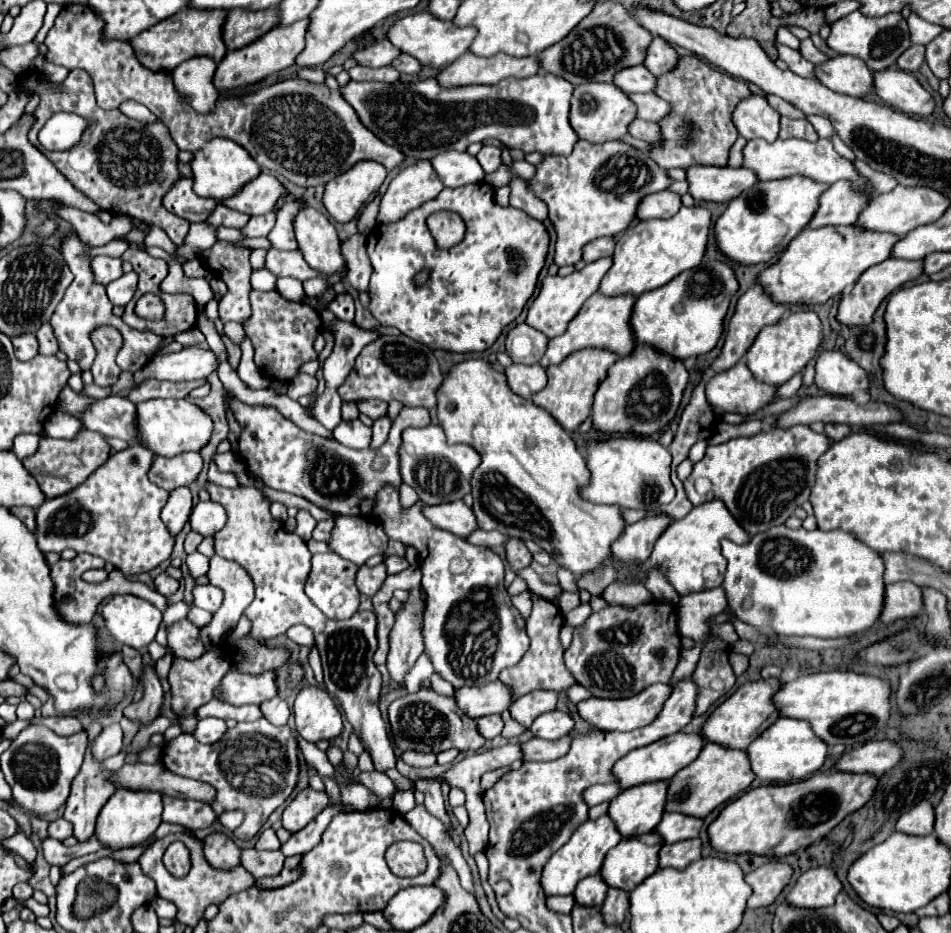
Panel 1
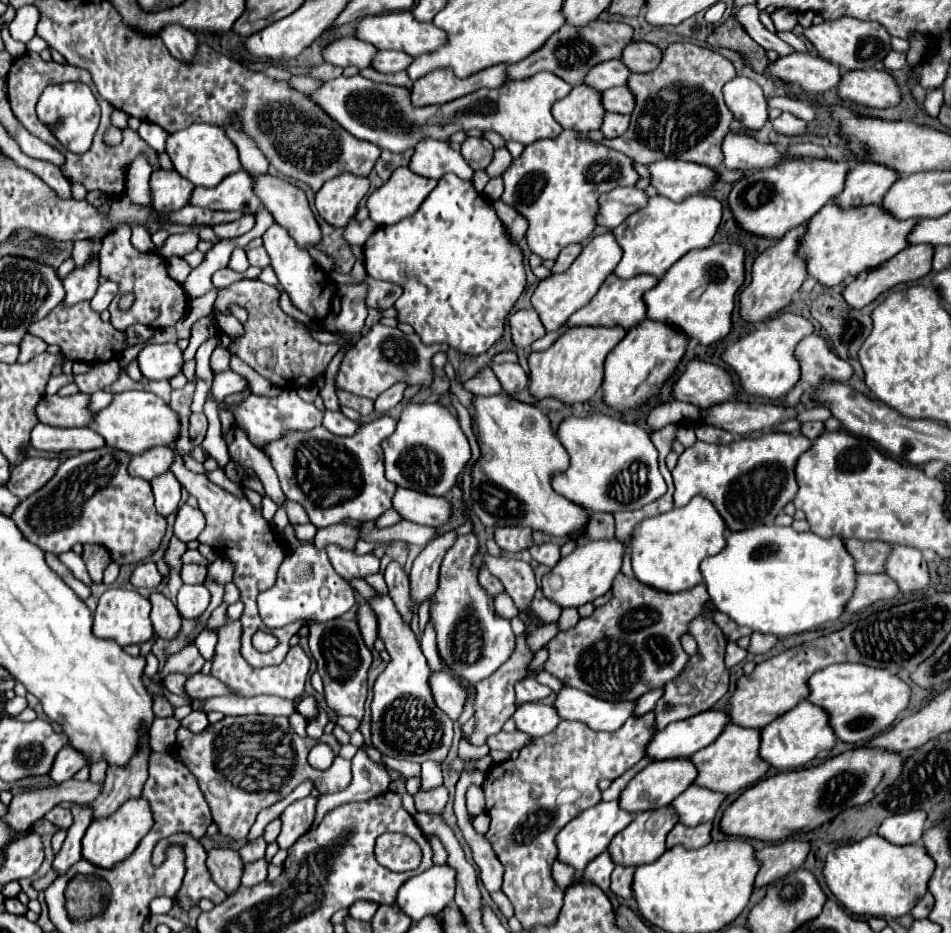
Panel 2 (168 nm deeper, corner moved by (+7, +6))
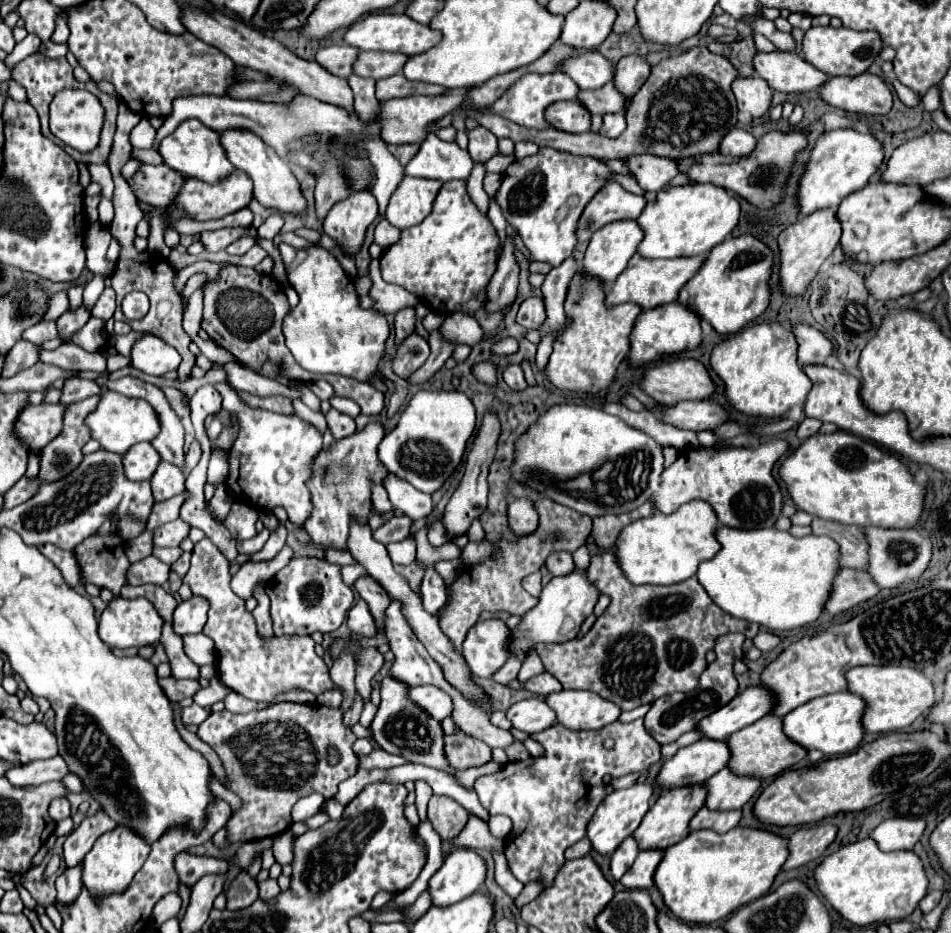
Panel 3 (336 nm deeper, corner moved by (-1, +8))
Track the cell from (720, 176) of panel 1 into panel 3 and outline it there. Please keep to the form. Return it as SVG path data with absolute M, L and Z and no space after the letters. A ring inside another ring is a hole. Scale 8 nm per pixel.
M653 154L629 156L623 162L627 164L631 176L637 180L637 184L647 192L649 190L659 192L679 172L675 160L665 160L665 158L659 158Z

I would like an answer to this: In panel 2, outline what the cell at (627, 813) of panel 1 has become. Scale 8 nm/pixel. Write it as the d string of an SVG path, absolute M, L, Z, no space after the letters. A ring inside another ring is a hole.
M661 760L661 762L651 762L647 768L643 768L619 794L617 802L619 808L631 814L637 812L645 812L645 810L657 810L657 808L665 808L673 802L673 798L677 798L683 790L687 790L691 786L695 778L695 766L691 764L691 760Z

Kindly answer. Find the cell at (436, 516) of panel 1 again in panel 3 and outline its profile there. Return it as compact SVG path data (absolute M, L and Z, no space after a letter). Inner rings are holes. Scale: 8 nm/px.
M387 474L383 480L383 486L389 494L393 508L401 510L405 516L419 520L419 518L425 518L431 514L431 510L433 510L431 496L421 490L415 490L407 480L403 480L395 474Z

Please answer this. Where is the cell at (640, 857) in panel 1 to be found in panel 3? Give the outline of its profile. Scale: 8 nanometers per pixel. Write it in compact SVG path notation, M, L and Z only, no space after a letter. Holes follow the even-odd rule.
M695 784L695 786L681 786L681 788L673 788L669 792L663 792L657 802L649 808L649 812L645 814L643 822L639 824L637 832L633 834L635 840L639 842L641 850L649 850L649 848L669 848L673 844L677 844L679 840L683 840L689 834L689 822L691 818L699 812L699 808L705 804L705 794L707 788L703 788L703 784Z

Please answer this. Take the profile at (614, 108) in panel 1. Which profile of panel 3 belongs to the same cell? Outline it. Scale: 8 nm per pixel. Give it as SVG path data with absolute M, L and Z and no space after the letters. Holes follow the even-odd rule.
M563 100L555 102L545 110L545 120L549 126L569 132L569 134L581 134L589 132L591 126L591 114L577 104L577 100Z

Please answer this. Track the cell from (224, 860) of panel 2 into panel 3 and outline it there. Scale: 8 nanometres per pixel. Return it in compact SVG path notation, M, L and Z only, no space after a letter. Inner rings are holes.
M239 872L239 876L229 884L227 890L227 910L241 910L253 904L259 898L257 884L247 872Z

